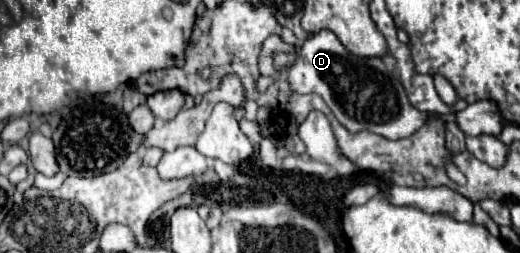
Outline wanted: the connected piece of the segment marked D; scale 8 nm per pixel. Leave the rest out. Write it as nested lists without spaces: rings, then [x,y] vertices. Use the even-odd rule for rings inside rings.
[[[322,30],[302,44],[296,64],[288,70],[288,82],[298,94],[320,94],[348,132],[368,130],[388,140],[400,140],[428,120],[426,112],[418,112],[408,102],[396,70],[386,60],[352,56],[330,30]]]

